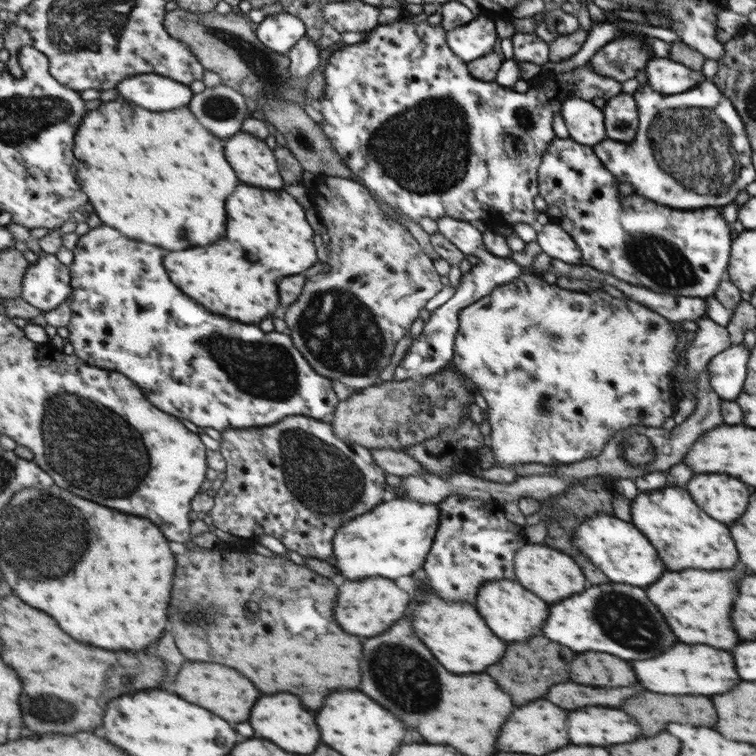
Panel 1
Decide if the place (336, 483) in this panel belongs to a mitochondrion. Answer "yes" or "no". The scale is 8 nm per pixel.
yes

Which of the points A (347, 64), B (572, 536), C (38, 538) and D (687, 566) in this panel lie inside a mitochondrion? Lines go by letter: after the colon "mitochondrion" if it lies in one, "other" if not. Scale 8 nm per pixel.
A: other
B: other
C: mitochondrion
D: other

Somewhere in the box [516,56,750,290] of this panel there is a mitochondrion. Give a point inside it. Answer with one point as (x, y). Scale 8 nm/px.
(686, 134)

